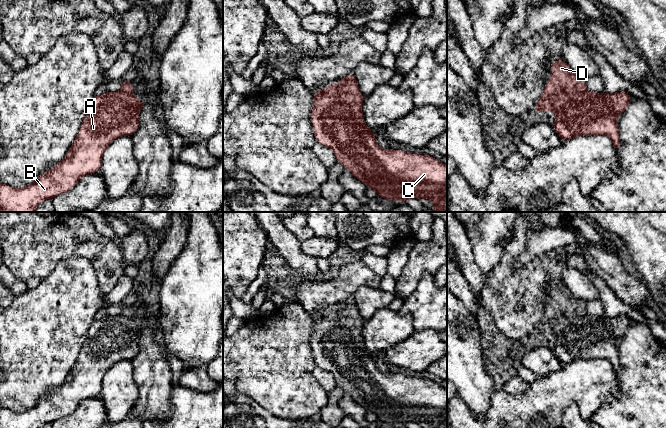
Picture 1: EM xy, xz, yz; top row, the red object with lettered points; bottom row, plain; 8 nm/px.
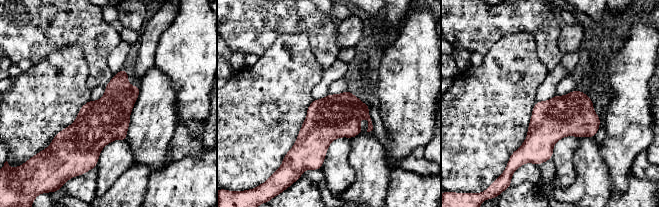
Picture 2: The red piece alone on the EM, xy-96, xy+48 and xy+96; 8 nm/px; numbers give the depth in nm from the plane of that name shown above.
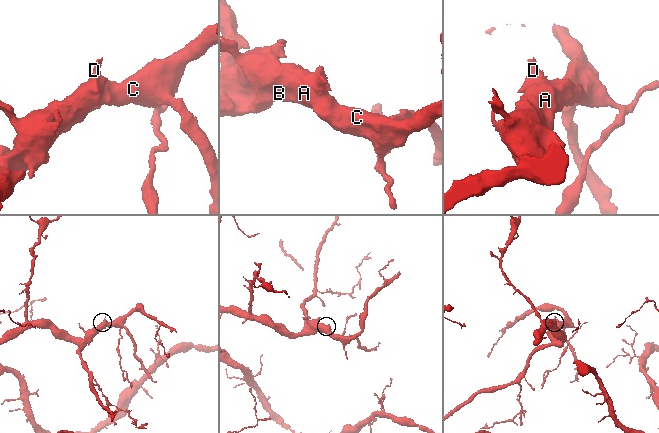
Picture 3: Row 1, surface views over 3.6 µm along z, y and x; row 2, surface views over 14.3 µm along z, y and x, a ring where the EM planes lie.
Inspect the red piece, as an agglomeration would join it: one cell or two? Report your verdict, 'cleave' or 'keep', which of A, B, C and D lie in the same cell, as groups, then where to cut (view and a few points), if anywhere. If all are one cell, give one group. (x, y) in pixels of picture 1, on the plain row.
keep | A B C D | no cut

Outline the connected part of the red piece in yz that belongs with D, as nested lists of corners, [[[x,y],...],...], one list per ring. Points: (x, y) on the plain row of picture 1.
[[[565,283],[553,284],[552,298],[546,306],[533,336],[555,336],[552,351],[562,366],[576,360],[606,359],[615,372],[620,369],[618,338],[626,336],[632,321],[627,315],[614,318],[586,313],[586,304],[572,295]]]

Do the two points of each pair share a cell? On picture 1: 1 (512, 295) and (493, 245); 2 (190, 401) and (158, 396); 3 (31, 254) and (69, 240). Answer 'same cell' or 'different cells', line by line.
1: different cells
2: different cells
3: same cell

